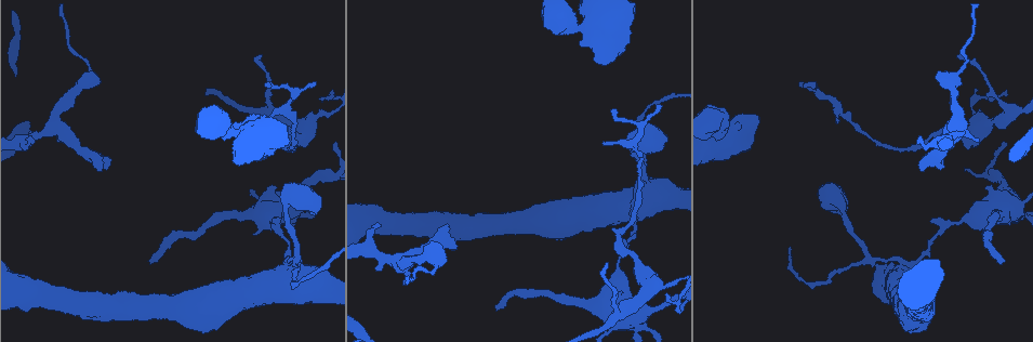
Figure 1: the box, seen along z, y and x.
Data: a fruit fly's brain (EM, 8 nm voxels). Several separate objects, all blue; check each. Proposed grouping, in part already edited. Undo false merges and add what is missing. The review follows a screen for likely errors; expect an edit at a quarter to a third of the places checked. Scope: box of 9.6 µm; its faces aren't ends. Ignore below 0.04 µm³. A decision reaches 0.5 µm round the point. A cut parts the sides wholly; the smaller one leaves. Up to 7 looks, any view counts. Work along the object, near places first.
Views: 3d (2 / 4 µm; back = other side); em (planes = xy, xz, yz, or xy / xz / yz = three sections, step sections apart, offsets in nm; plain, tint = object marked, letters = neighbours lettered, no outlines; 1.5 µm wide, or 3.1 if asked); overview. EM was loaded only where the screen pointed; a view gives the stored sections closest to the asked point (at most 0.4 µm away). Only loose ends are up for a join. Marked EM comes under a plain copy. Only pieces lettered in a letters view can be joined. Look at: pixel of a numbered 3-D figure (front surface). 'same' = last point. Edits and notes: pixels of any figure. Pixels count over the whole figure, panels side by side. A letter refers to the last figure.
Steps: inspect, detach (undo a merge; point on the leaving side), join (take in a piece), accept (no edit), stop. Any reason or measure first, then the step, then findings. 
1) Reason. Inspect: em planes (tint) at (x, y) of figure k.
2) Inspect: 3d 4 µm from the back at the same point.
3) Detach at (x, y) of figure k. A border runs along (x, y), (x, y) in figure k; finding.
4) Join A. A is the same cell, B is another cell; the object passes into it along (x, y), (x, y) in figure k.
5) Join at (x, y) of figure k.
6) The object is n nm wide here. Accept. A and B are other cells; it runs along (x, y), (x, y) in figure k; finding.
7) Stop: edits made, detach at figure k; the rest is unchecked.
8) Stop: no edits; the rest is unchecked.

Branch stops here. Inspect: em xy step 4 (letters) at (837, 123) of figure 1.

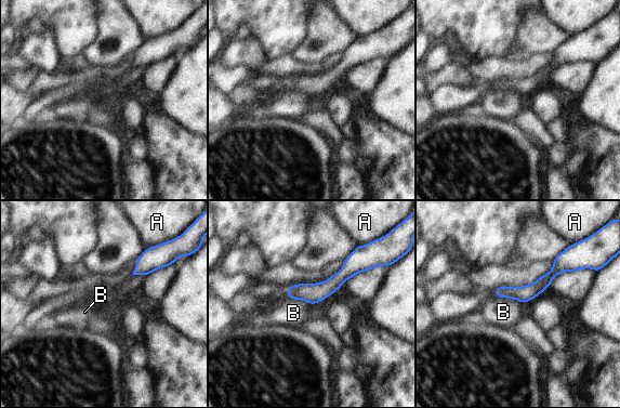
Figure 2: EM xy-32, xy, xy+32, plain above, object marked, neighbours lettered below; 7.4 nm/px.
Accept. A and B are other cells; a border runs along (496, 295), (516, 299), (522, 303) in figure 2; no lettered piece goes on from it.

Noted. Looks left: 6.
Small branch off a trunk. Inspect: 3d 2 µm from the back at (296, 262) of figure 1.

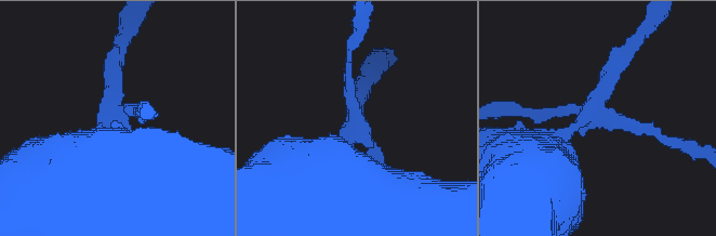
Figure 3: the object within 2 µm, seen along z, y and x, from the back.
3 arms meet here; need the tissue. Inspect: em yz step 8 (tint) at (357, 126) of figure 3.

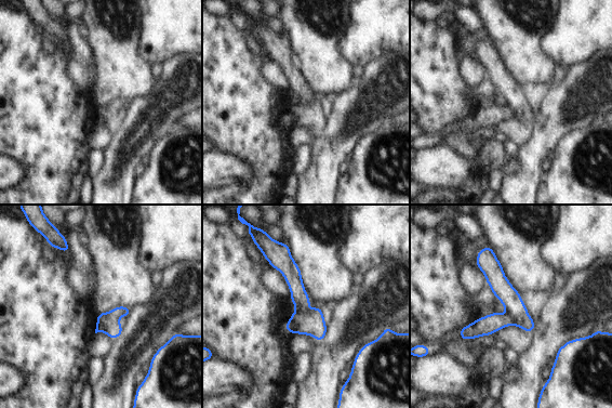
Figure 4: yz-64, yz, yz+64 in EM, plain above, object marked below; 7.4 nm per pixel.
Cut it another way. Inspect: em xz step 4 (letters) at the same point.

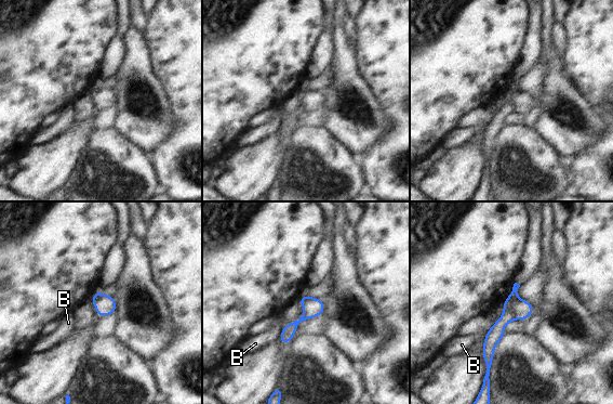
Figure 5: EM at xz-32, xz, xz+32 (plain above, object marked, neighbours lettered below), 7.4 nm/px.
The object is 140 nm wide here. Detach at (494, 335) of figure 5. B is another cell; a border runs along (519, 298), (514, 305), (515, 318) in figure 5; two cells meet here.

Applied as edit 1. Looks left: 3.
Stop: edits made, detach at figure 5; the rest is unchecked.

